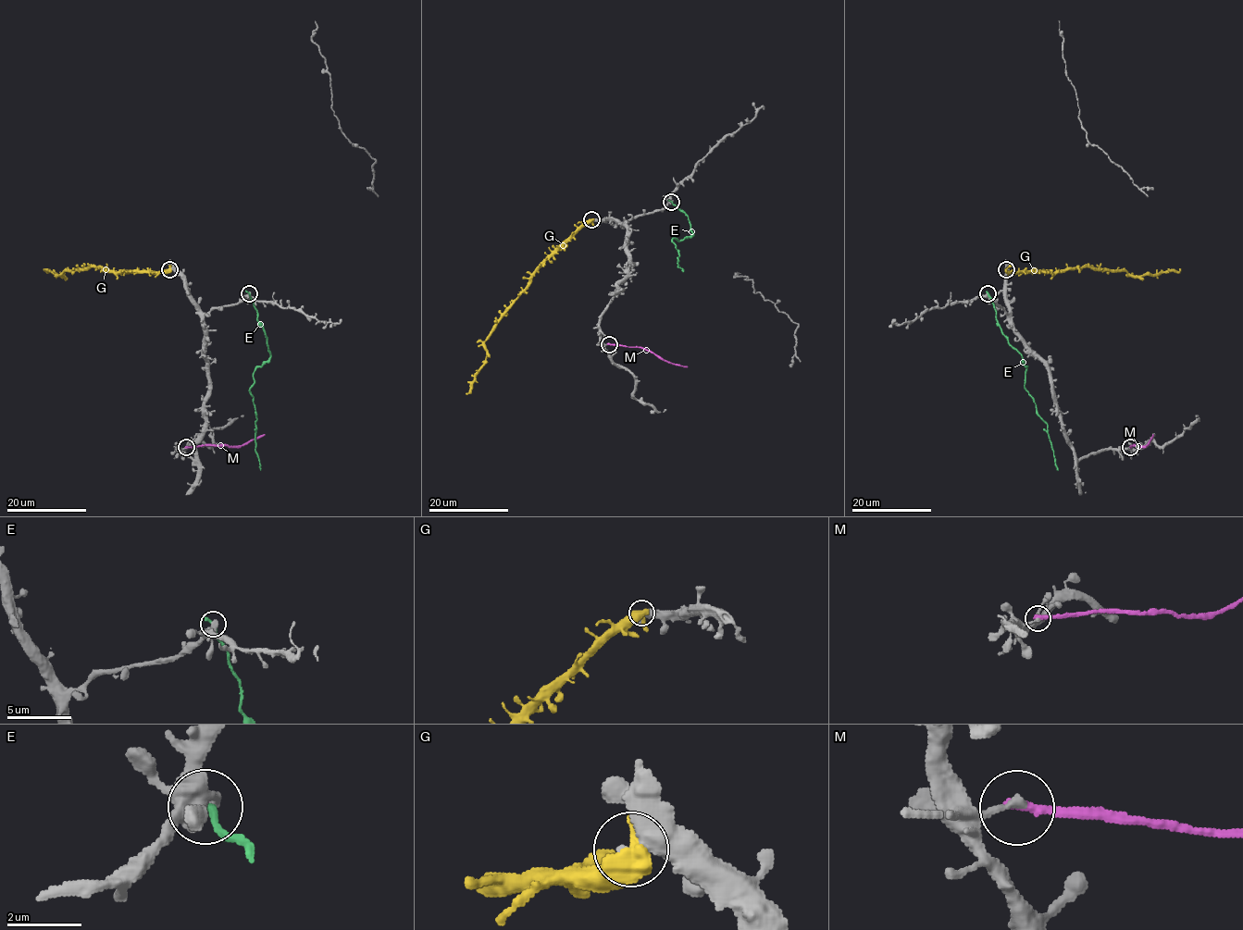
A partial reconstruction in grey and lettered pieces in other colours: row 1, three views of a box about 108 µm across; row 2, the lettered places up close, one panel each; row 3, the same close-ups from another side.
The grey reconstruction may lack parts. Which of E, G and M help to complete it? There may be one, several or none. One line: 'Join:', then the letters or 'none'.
Join: none

